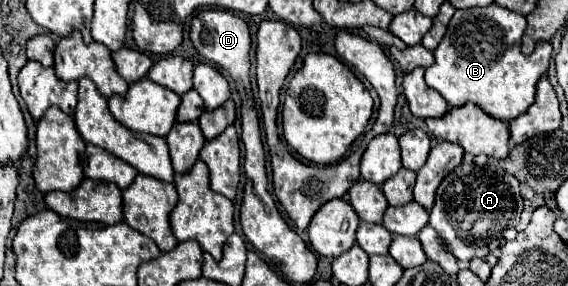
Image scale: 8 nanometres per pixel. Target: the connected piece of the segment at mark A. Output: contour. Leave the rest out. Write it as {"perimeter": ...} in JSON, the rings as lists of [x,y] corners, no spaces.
{"perimeter":[[[461,163],[441,181],[429,225],[459,261],[471,261],[473,257],[485,257],[491,241],[499,241],[505,229],[517,227],[521,211],[523,201],[519,195],[519,181],[513,175]]]}

